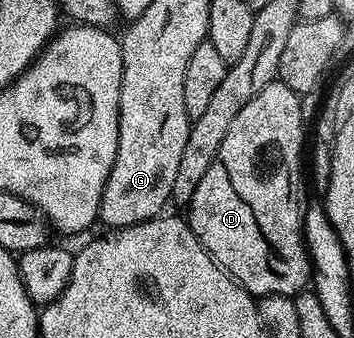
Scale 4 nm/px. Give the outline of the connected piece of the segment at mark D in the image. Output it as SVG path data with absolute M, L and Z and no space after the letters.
M273 80L261 91L257 91L257 95L253 95L253 99L249 99L249 103L245 103L245 107L241 107L237 119L233 119L233 123L229 126L229 131L225 131L225 140L221 142L221 148L217 151L217 159L213 159L213 163L209 163L209 171L205 171L201 183L197 183L197 191L193 191L193 199L185 213L192 231L206 247L211 258L256 298L265 295L294 297L296 293L304 292L312 280L312 262L308 257L307 246L304 244L303 238L301 203L299 207L299 156L303 153L303 128L305 128L305 122L301 117L300 94L293 92L284 81Z

